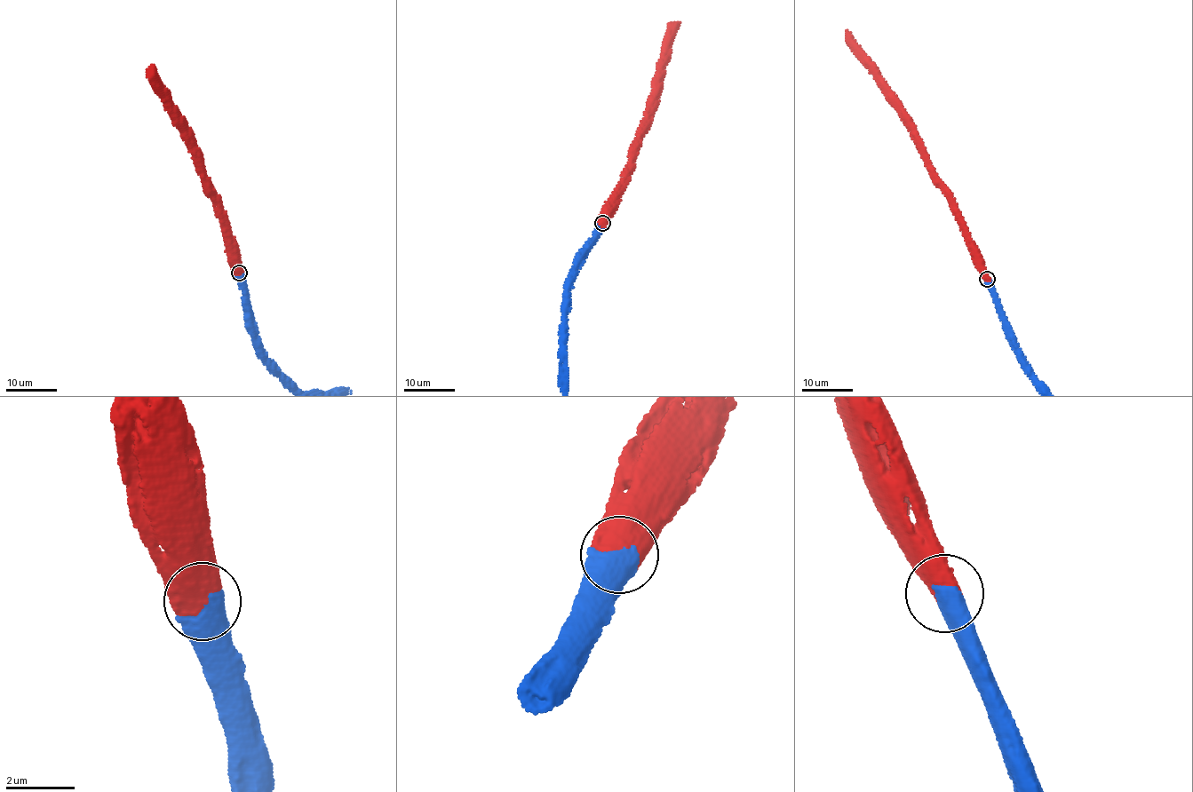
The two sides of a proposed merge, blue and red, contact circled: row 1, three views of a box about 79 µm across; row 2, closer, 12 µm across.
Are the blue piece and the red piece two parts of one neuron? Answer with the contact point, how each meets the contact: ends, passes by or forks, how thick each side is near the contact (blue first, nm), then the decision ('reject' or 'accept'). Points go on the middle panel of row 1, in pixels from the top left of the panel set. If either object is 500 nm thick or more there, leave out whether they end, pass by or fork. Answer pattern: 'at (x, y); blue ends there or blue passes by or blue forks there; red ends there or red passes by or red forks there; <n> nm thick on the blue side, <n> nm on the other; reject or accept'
at (602, 223); 650 nm thick on the blue side, 900 nm on the other; accept

